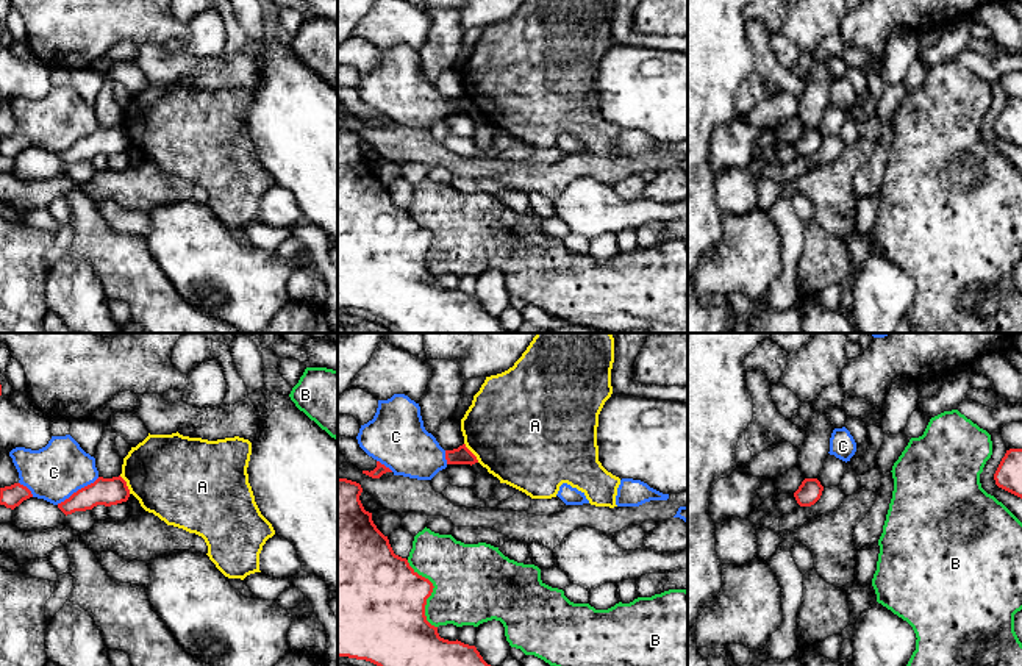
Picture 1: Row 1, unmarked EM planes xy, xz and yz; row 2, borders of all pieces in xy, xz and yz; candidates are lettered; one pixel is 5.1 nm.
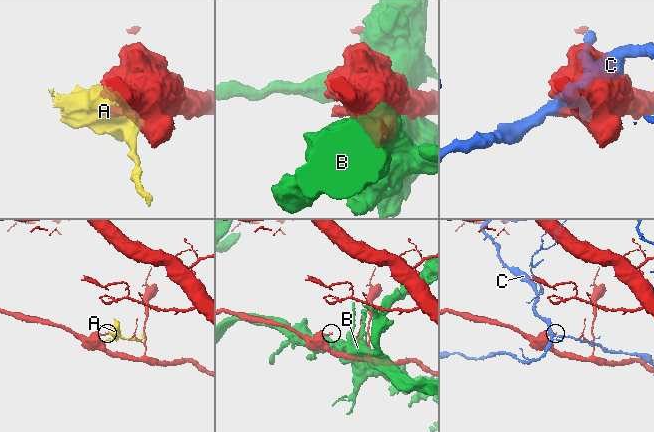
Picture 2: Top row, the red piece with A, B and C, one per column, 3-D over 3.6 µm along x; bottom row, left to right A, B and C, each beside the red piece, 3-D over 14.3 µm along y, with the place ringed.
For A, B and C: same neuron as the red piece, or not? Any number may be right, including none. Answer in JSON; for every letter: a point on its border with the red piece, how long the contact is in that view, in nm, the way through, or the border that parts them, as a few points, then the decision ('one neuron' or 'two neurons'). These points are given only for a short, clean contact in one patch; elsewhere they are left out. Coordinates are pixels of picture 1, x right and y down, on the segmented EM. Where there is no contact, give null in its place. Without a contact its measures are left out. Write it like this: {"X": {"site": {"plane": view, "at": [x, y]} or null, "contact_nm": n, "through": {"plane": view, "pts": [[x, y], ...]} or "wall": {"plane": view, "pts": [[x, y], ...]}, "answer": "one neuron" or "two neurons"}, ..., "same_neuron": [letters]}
{"A": {"site": {"plane": "xz", "at": [471, 452]}, "contact_nm": 130, "wall": {"plane": "xz", "pts": [[464, 443], [478, 461]]}, "answer": "two neurons"}, "B": {"site": {"plane": "xz", "at": [432, 591]}, "contact_nm": 380, "answer": "two neurons"}, "C": {"site": {"plane": "xy", "at": [78, 490]}, "contact_nm": 260, "answer": "two neurons"}, "same_neuron": []}

